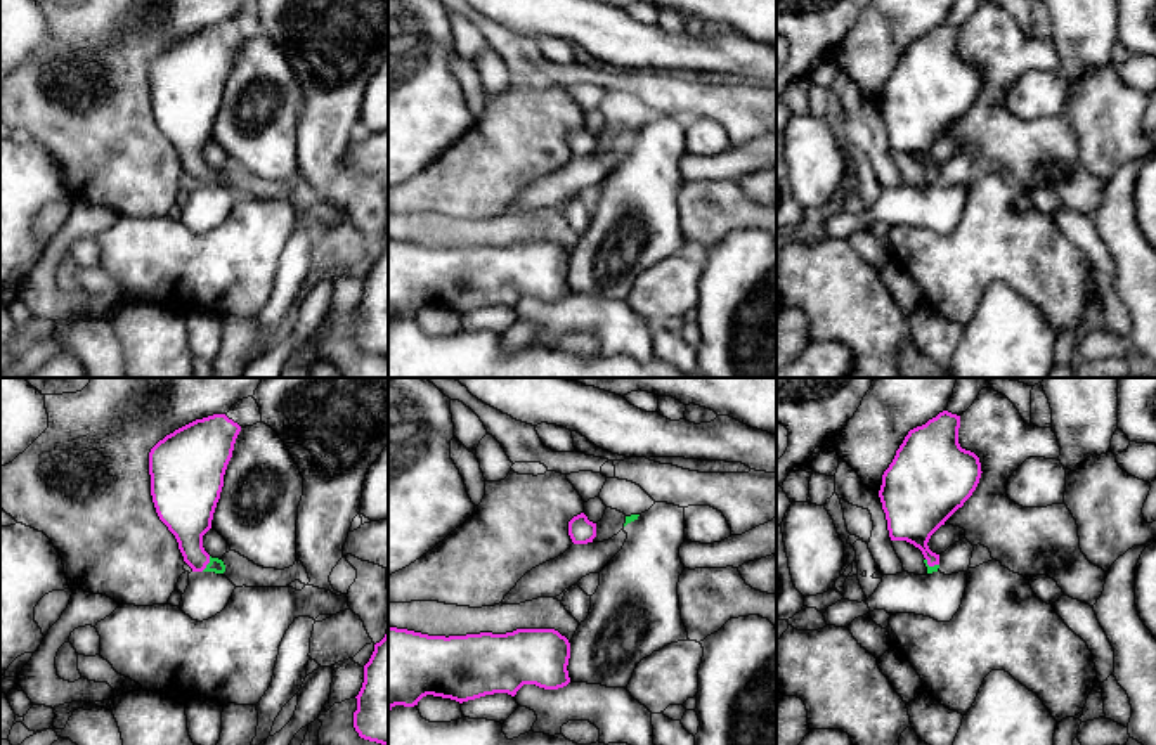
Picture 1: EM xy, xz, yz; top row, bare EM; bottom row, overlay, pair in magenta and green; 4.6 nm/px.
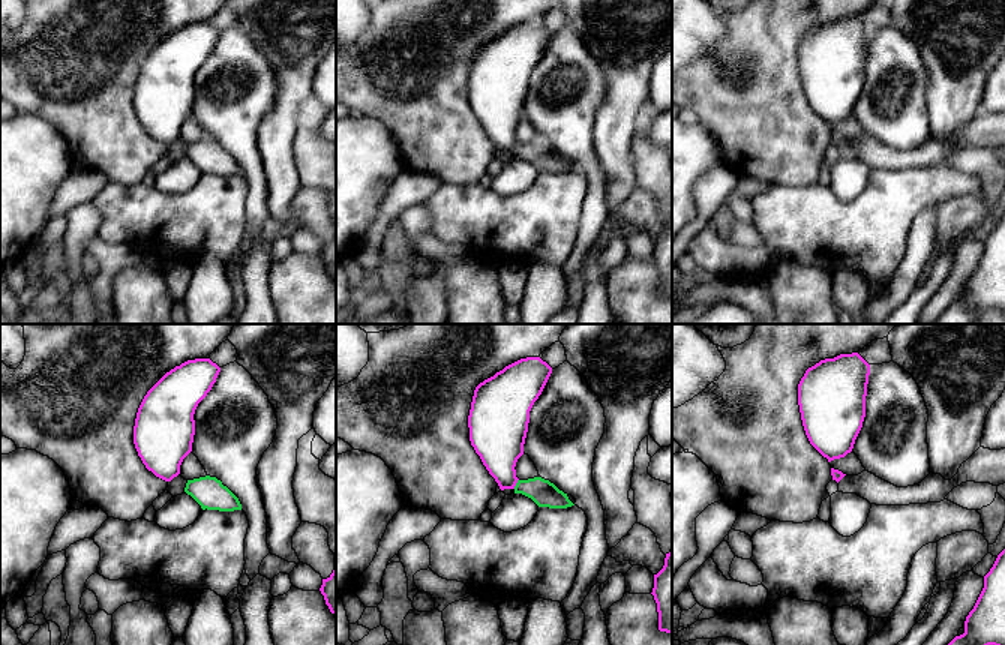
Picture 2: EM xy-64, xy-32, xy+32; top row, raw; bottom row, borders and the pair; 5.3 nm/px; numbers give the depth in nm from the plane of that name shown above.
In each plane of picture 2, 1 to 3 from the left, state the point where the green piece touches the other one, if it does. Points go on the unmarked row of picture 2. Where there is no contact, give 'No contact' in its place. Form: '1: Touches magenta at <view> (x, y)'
1: No contact
2: Touches magenta at xy-32 (516, 146)
3: No contact

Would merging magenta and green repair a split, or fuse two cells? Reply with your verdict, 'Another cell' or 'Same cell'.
Same cell

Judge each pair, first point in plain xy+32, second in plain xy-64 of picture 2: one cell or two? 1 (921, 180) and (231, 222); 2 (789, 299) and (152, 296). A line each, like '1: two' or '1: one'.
1: one
2: one

